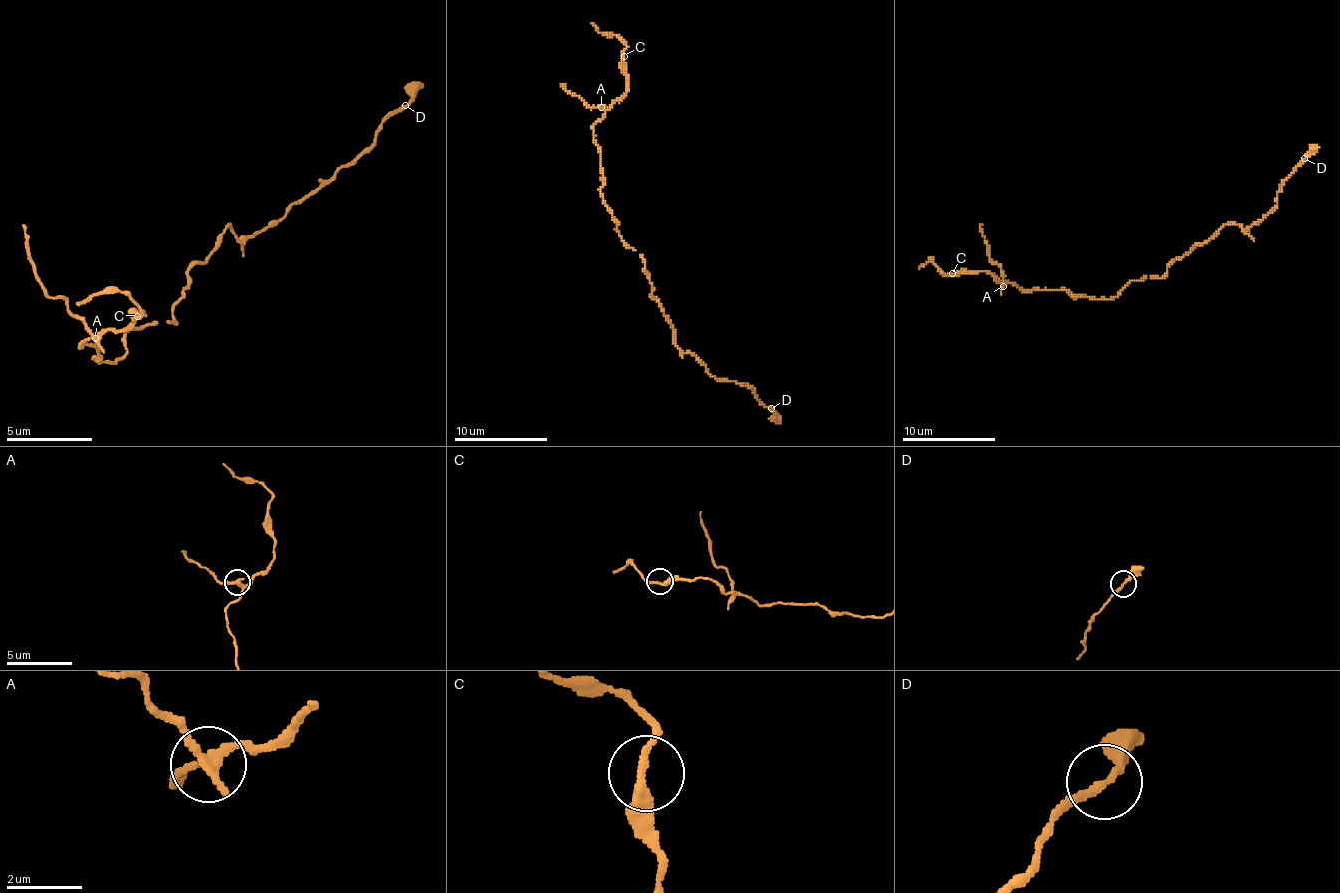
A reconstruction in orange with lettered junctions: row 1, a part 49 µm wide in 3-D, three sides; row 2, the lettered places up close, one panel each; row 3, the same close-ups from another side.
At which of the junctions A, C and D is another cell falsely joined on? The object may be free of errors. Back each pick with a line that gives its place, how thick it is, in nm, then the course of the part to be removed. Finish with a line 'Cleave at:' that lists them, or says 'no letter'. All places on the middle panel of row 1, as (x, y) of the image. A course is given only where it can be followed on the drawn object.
A: place (601, 107); calibre 240 nm; course (600, 107), (589, 107), (561, 86)
Cleave at: A

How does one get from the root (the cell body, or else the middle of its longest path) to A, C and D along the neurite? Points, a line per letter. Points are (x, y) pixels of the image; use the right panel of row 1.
A: (1146, 276), (1132, 280), (1111, 299), (1090, 299), (1064, 290), (1022, 290), (1013, 283), (1003, 285)
C: (1146, 276), (1111, 299), (1090, 299), (1064, 290), (1022, 290), (999, 283), (987, 271), (952, 273)
D: (1146, 276), (1160, 278), (1226, 224), (1244, 229), (1256, 224), (1277, 206), (1279, 187), (1305, 159)

